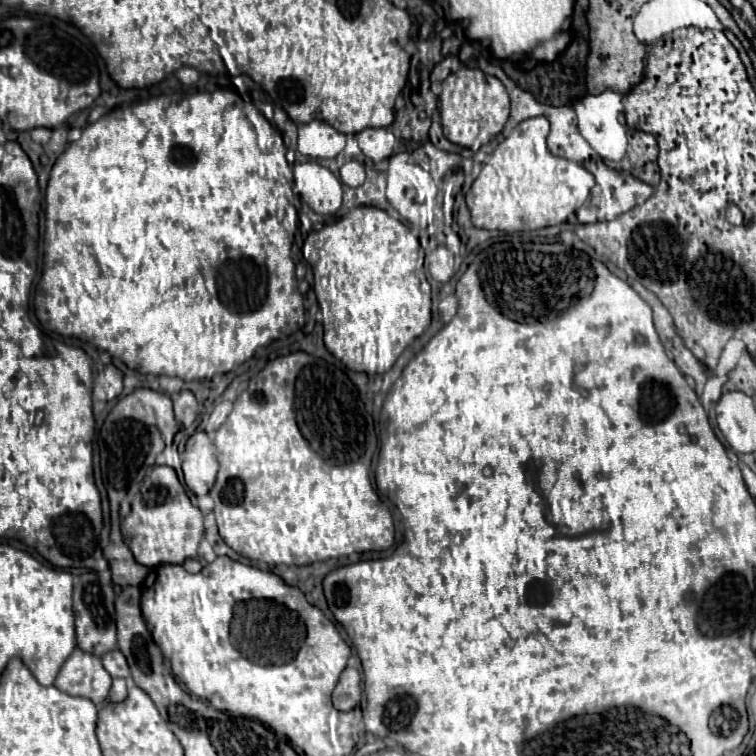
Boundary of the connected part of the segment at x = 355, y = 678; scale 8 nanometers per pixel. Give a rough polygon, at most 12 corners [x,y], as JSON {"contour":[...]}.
{"contour":[[347,667],[333,691],[333,705],[351,711],[361,701],[361,675]]}

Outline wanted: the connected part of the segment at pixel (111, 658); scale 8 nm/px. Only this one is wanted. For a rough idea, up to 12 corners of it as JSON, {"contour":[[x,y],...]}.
{"contour":[[119,649],[101,657],[111,677],[129,677],[129,667]]}

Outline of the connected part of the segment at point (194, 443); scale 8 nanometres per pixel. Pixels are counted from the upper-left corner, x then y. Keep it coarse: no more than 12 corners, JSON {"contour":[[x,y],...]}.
{"contour":[[205,431],[189,437],[183,475],[195,495],[217,477],[215,445]]}

